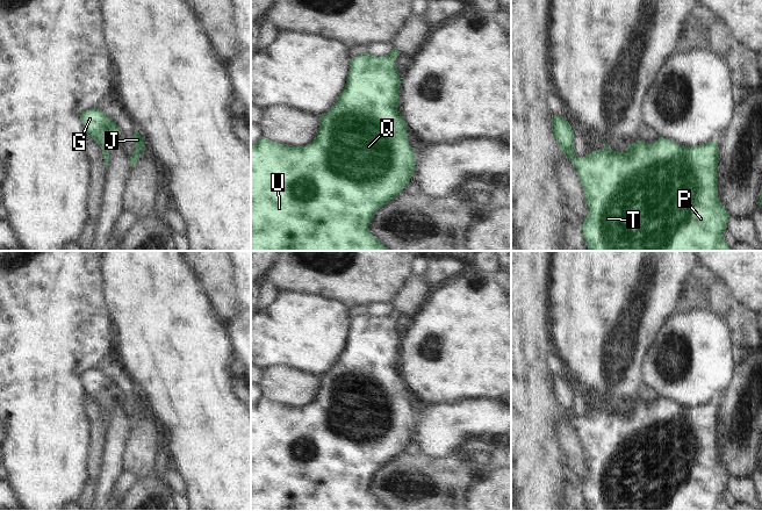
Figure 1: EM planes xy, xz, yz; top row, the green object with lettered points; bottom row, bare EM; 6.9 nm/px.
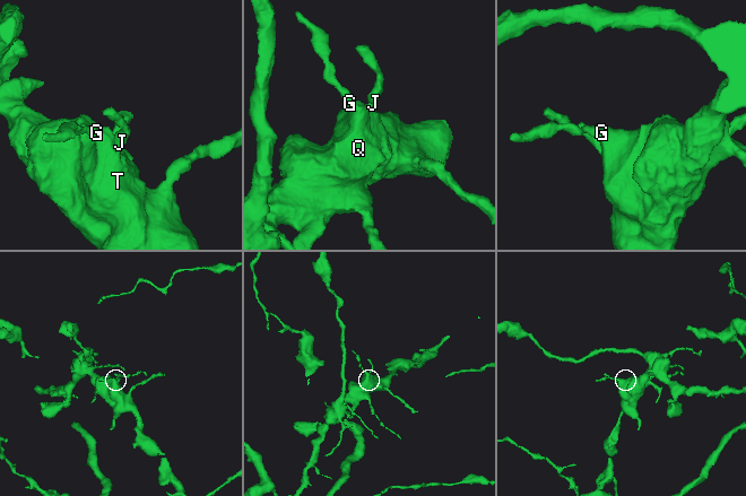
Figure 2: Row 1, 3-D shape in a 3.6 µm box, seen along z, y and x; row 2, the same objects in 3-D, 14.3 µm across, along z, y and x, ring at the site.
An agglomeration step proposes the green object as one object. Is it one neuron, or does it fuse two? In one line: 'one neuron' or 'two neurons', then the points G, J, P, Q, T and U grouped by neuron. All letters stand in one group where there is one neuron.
one neuron; G J P Q T U

